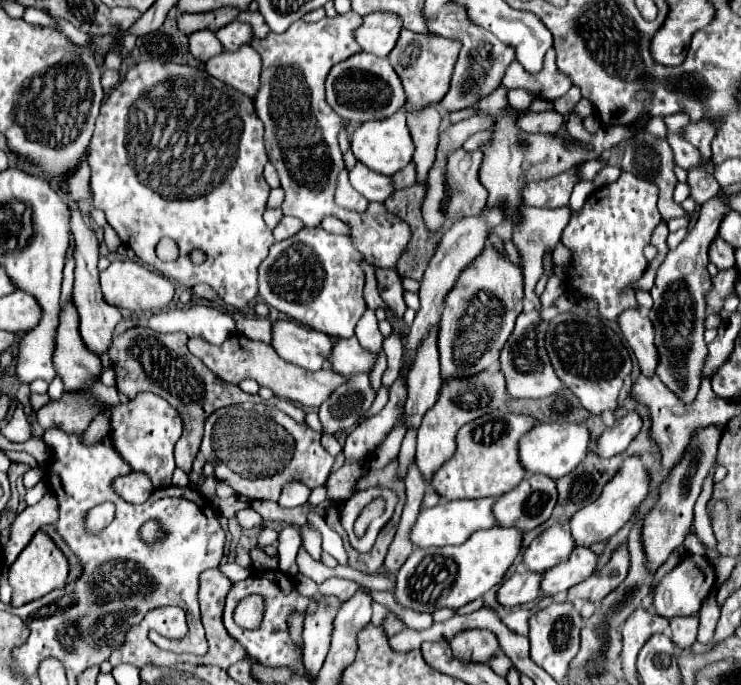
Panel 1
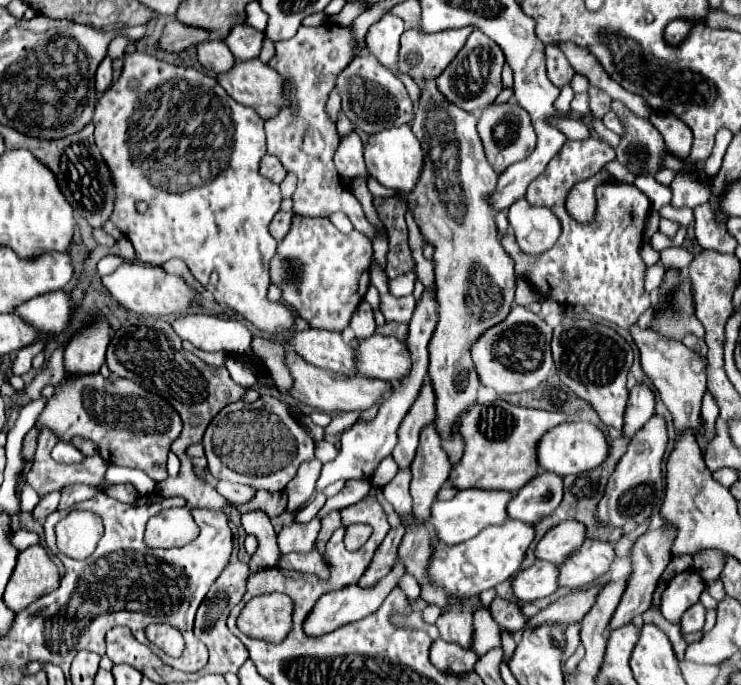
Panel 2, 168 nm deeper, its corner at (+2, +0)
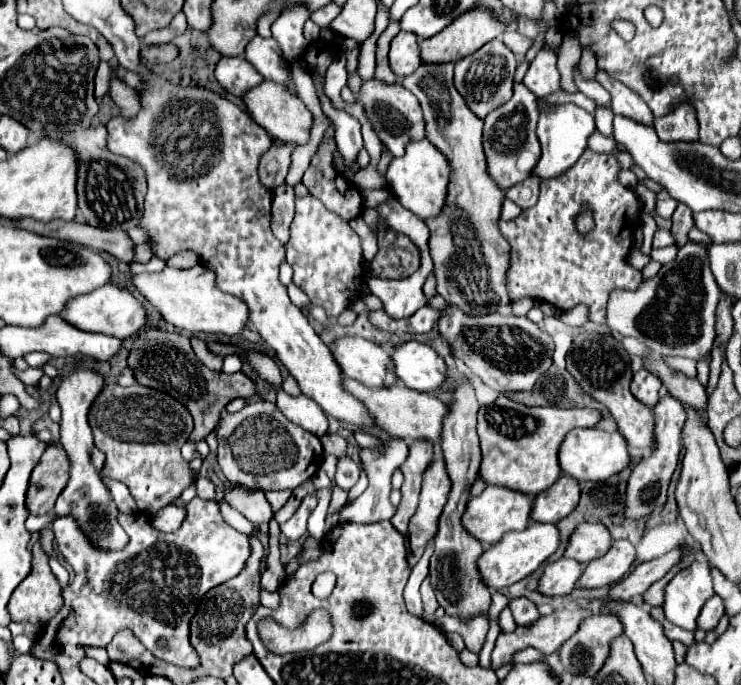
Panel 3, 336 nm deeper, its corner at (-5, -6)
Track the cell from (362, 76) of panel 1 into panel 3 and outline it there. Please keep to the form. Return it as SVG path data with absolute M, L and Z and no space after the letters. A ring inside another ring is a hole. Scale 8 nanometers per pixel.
M378 79L364 81L362 89L360 89L360 103L364 107L364 113L366 113L372 129L376 131L376 135L380 137L380 141L386 145L386 149L392 155L400 157L400 155L404 155L406 143L424 139L424 121L422 121L420 103L406 87L400 87L400 79L392 85L378 81Z

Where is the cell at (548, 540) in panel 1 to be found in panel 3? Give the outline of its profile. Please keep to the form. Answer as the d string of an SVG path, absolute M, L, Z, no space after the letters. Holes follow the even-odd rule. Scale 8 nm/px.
M580 523L576 531L570 535L568 545L564 549L564 557L578 559L578 563L586 565L598 555L604 555L610 549L610 533L600 523Z

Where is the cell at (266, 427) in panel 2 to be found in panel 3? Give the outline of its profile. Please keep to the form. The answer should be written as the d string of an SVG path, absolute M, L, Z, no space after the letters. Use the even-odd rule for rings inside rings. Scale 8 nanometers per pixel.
M256 401L238 413L224 413L218 429L218 465L230 483L238 483L238 469L254 475L256 487L266 491L296 489L314 477L322 463L322 443L316 435L288 421L276 403Z

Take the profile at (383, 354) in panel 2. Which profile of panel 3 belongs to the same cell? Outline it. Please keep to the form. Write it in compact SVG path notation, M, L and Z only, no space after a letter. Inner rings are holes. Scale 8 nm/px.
M418 341L402 343L392 353L394 375L414 391L434 391L442 385L446 365L438 353Z

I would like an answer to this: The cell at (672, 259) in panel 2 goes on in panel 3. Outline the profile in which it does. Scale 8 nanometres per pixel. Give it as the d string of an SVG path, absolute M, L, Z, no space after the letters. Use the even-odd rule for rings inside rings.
M664 247L664 249L652 249L650 257L662 265L668 265L676 259L676 253L678 253L678 247Z

